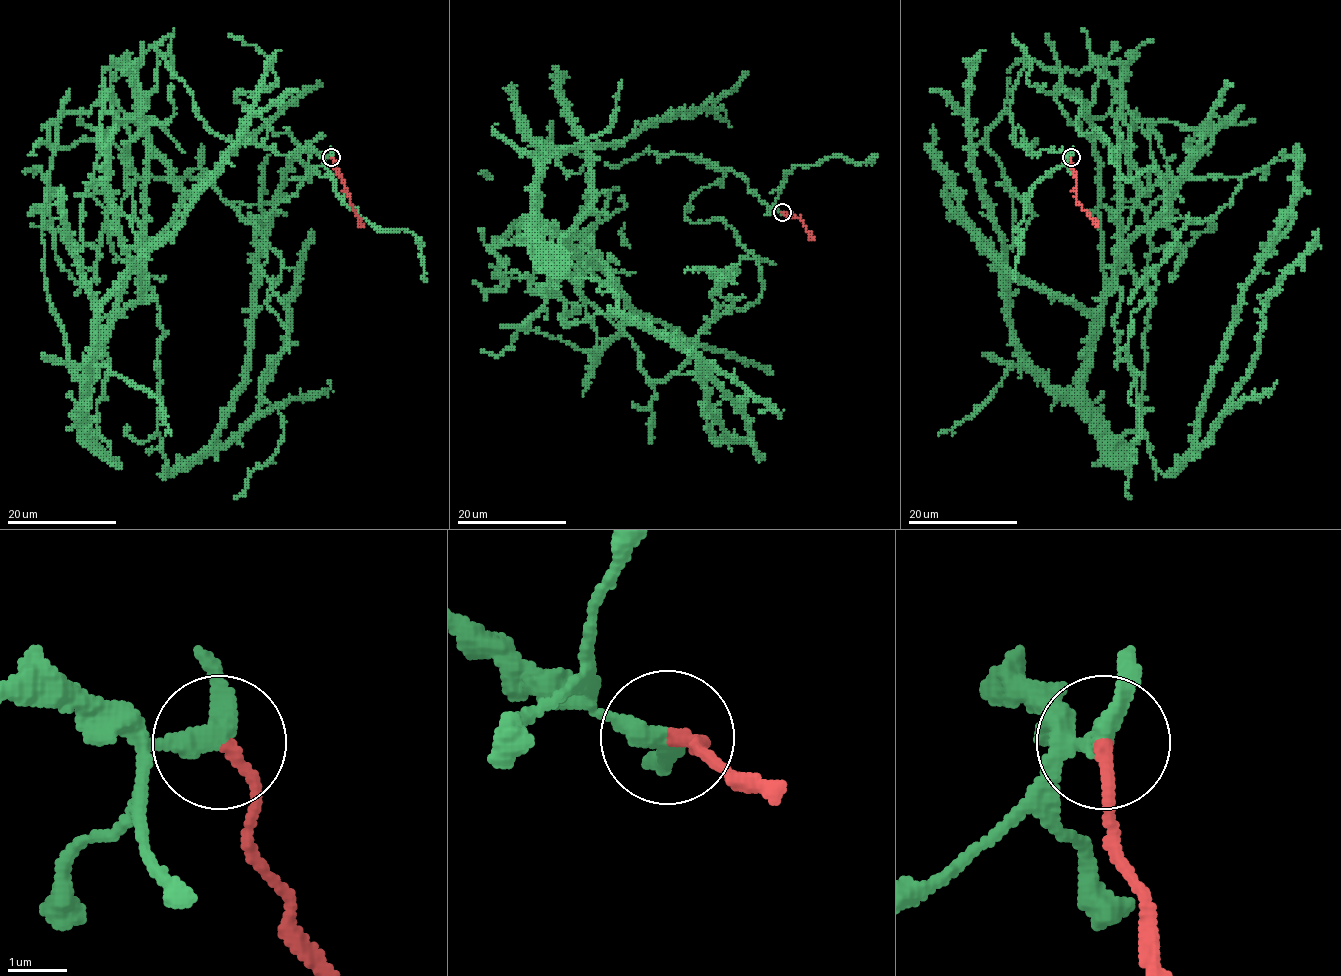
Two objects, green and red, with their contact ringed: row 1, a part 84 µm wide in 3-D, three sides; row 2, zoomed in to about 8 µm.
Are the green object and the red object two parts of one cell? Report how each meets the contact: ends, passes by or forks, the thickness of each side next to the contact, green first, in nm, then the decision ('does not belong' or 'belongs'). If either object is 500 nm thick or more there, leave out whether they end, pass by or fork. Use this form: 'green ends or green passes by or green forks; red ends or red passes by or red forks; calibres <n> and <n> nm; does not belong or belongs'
green passes by; red ends; calibres 340 and 190 nm; does not belong

